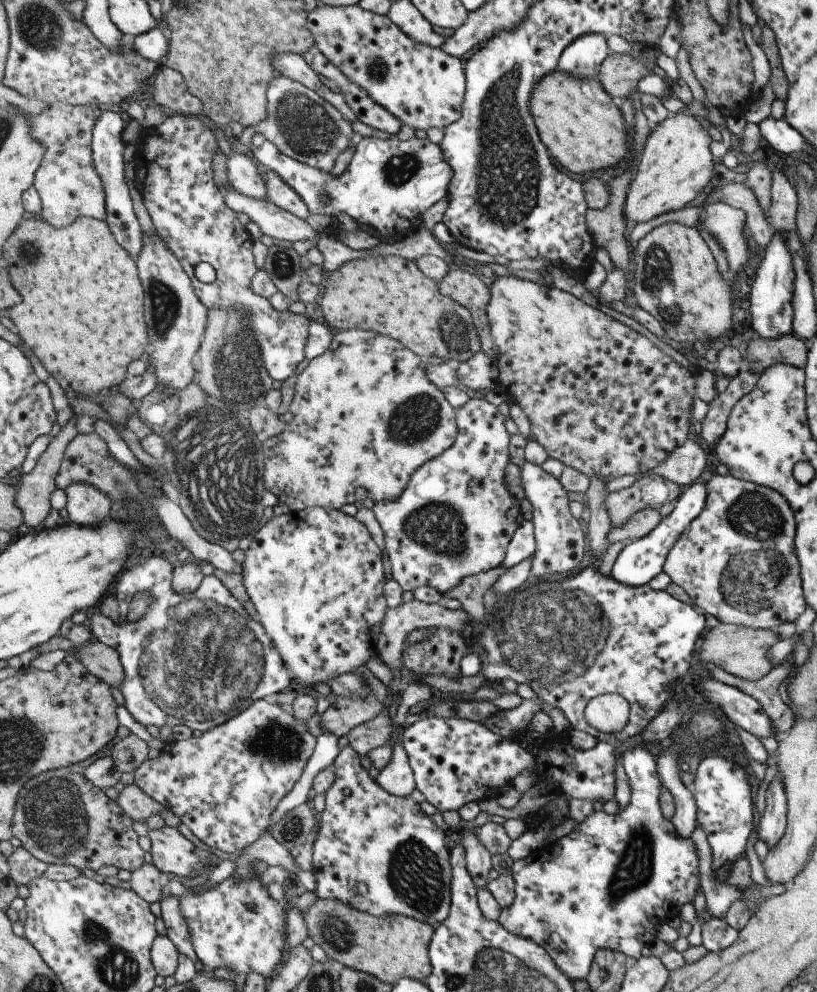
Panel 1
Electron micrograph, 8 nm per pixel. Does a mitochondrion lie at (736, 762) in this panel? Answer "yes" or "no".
no

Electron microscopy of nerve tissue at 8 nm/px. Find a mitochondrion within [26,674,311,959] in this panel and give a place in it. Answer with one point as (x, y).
(274, 742)

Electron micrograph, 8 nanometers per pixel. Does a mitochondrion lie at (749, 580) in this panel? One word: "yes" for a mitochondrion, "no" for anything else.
yes

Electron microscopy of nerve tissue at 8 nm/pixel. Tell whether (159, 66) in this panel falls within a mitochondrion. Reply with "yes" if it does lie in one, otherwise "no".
no

